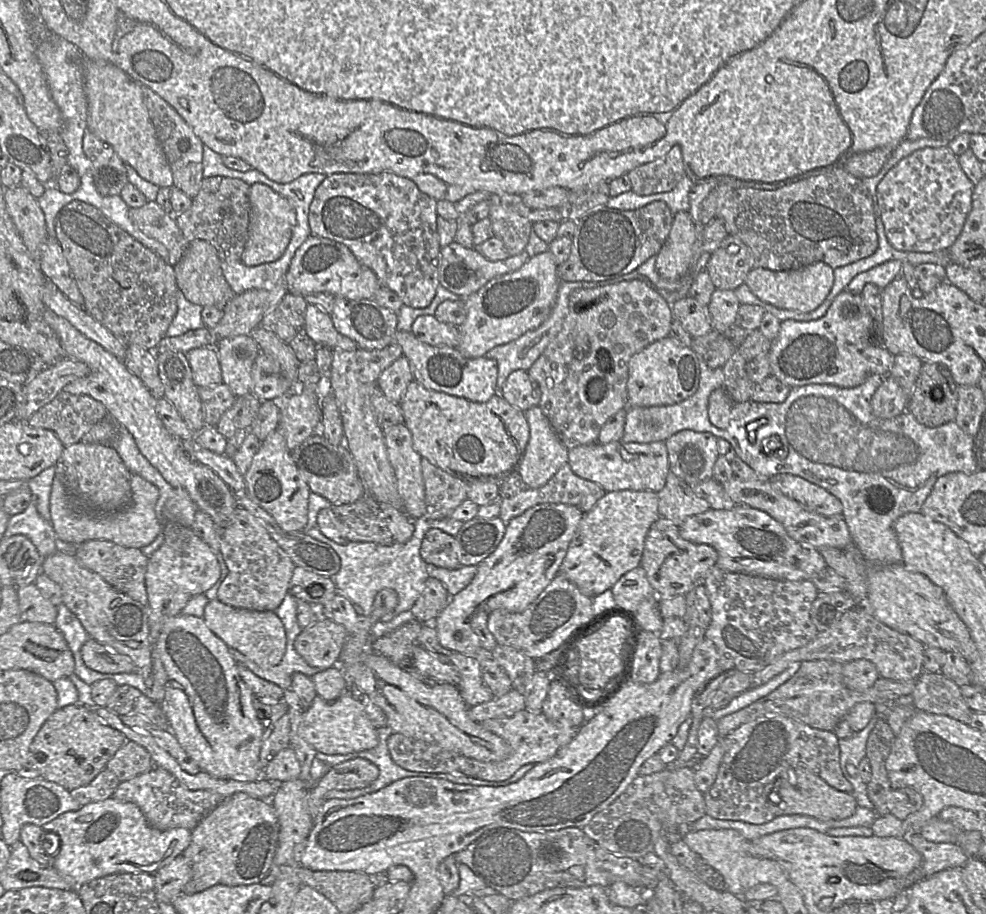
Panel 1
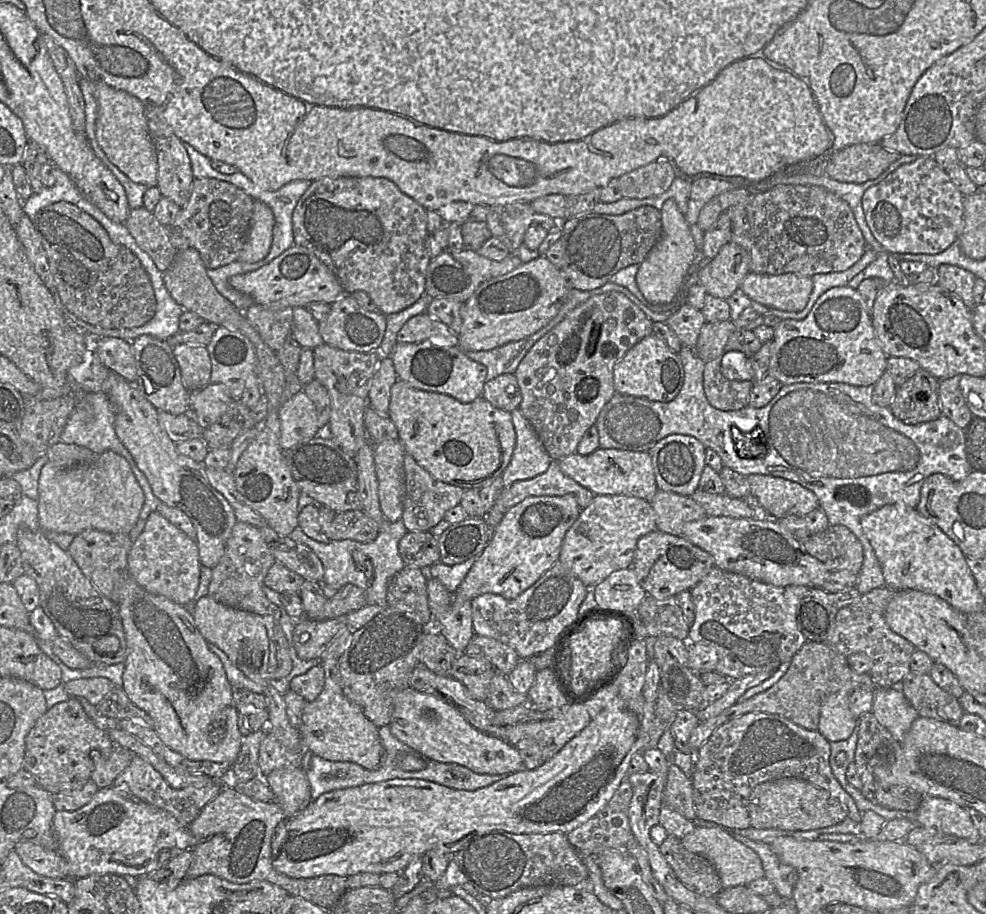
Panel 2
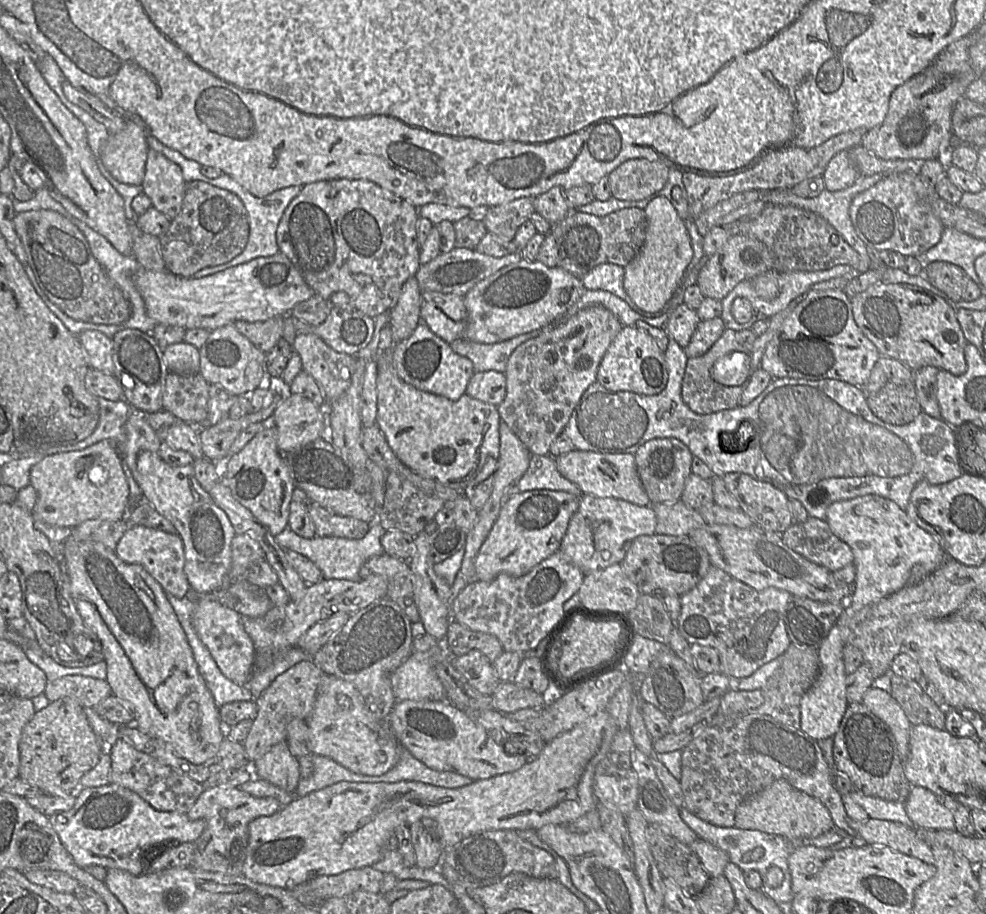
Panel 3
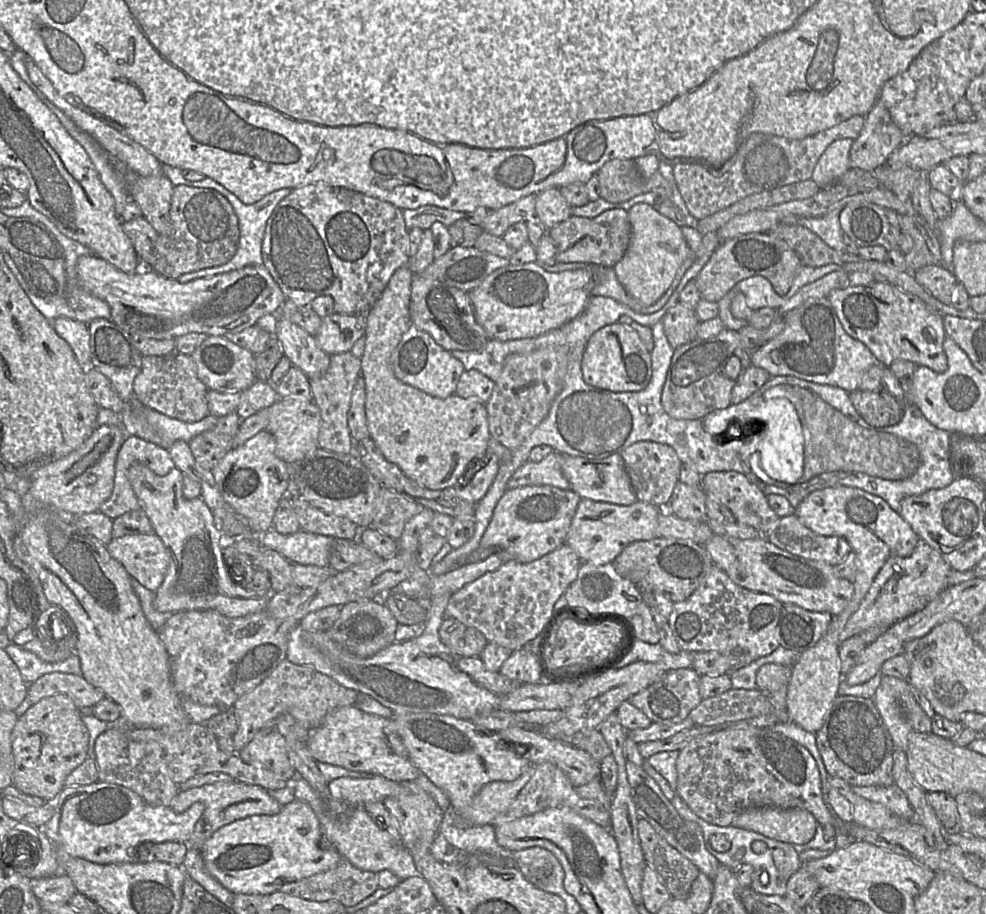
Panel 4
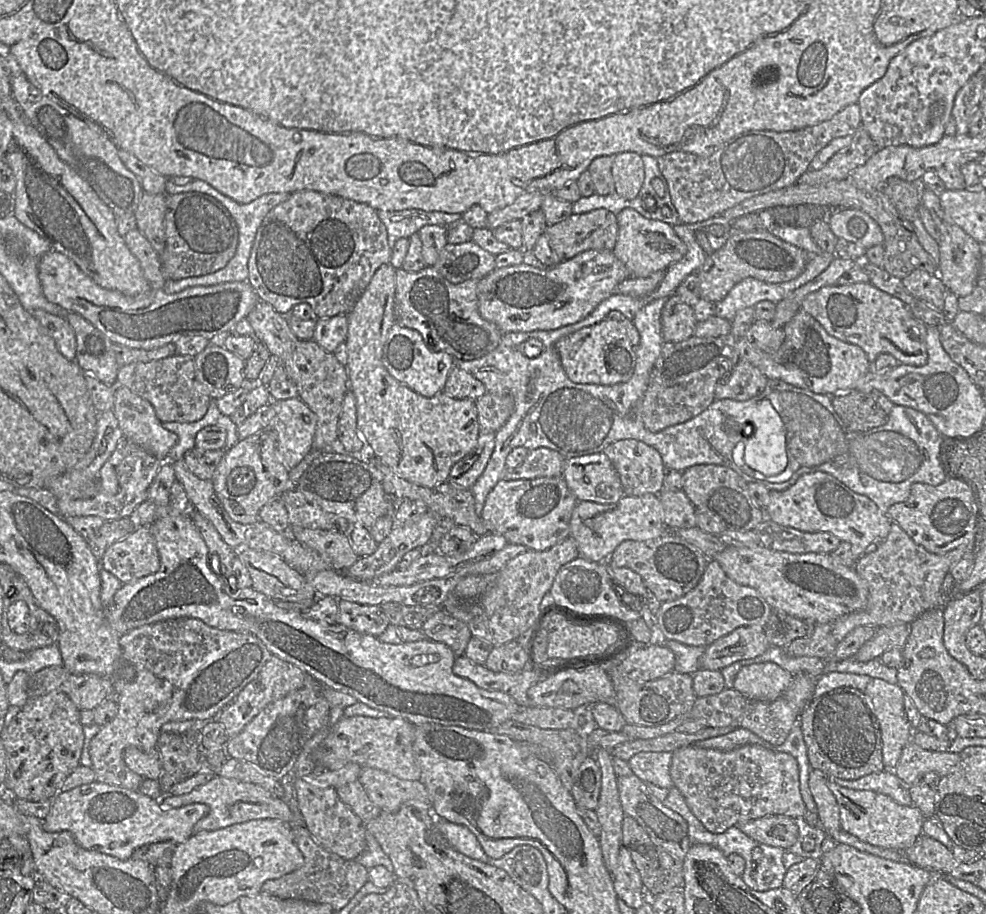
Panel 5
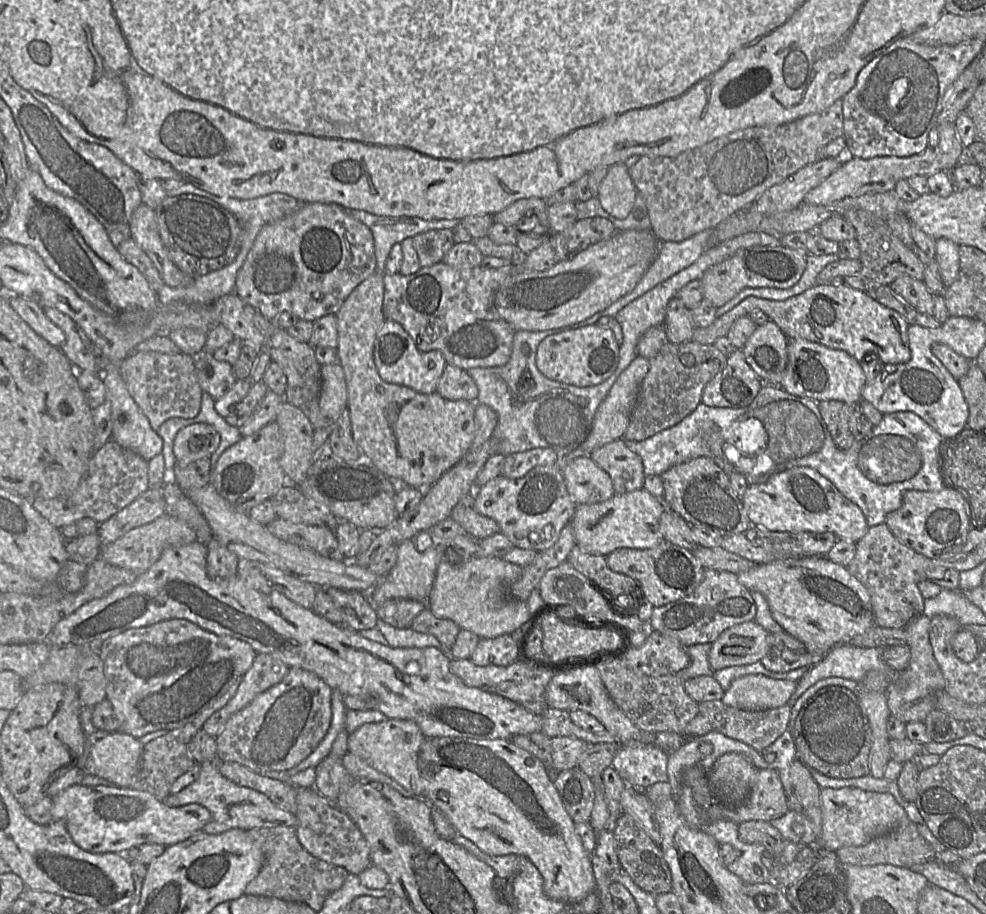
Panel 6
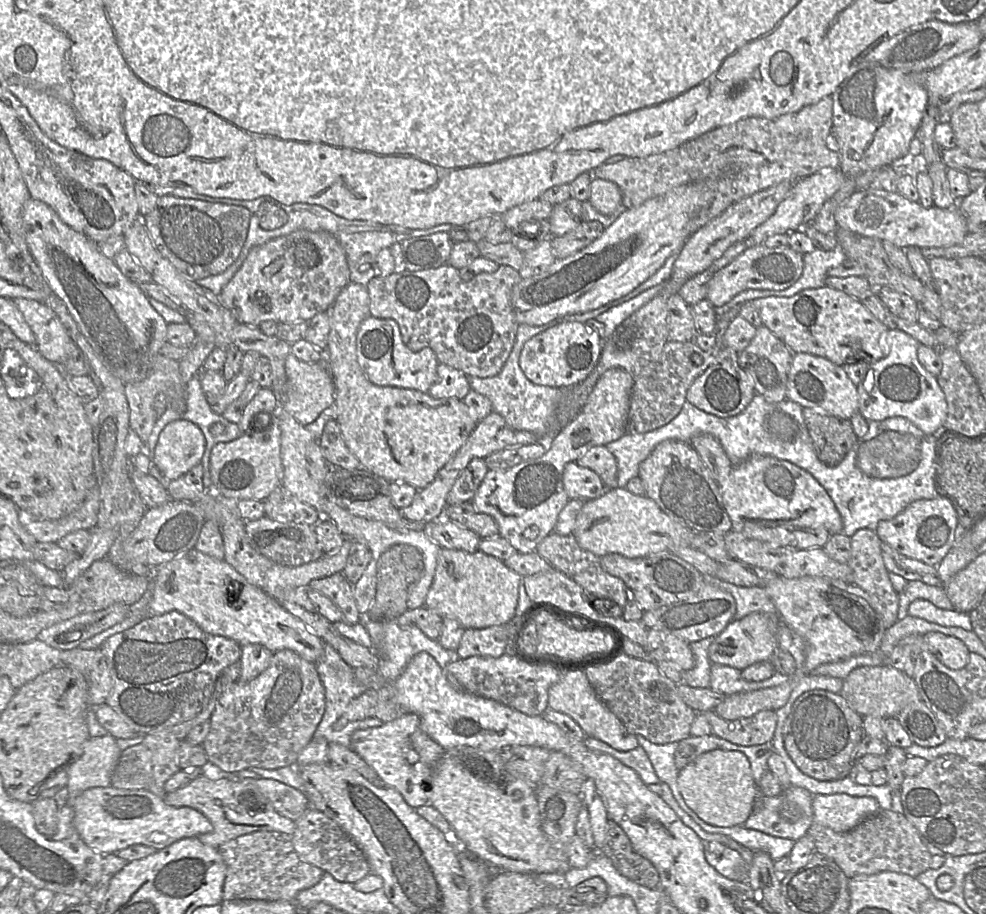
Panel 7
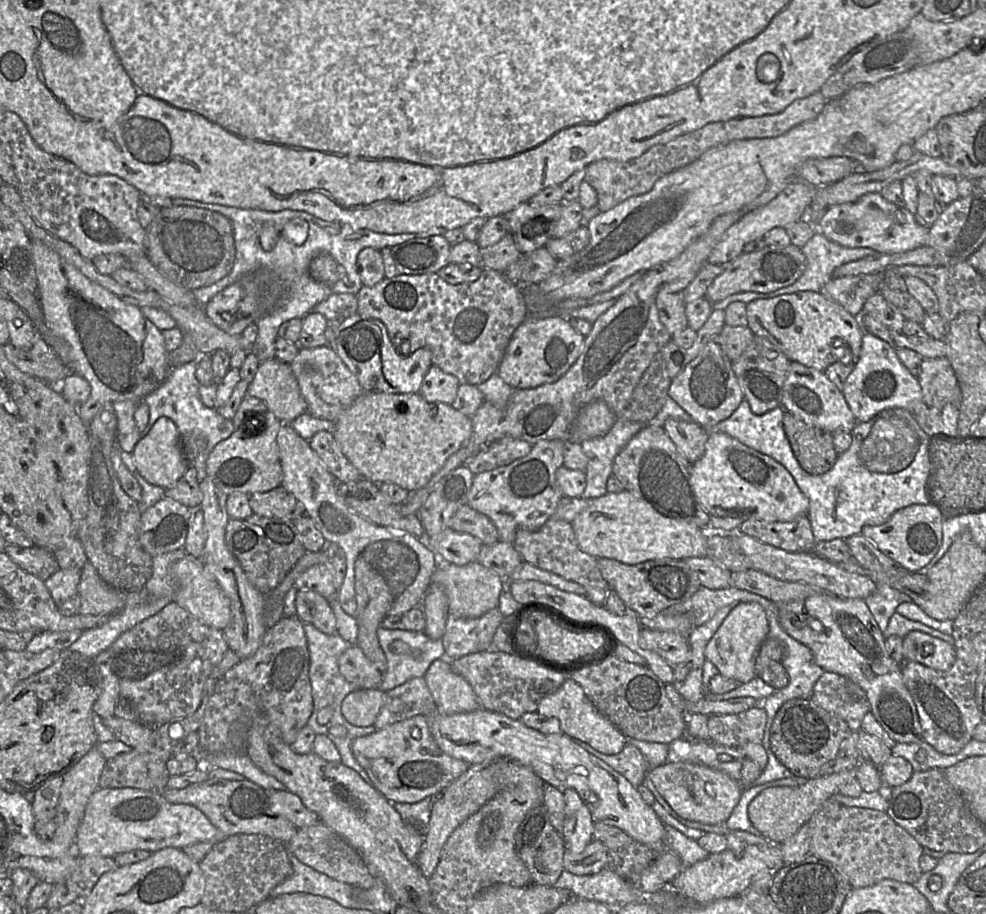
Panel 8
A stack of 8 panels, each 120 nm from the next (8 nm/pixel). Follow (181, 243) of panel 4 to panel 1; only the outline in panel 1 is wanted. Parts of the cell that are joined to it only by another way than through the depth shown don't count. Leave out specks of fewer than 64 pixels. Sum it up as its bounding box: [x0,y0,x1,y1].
[175,176,250,263]

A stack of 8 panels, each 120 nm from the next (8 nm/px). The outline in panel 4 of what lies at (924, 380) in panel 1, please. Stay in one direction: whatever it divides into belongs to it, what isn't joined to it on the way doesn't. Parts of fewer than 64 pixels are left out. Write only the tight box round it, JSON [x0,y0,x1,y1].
[849,389,905,427]

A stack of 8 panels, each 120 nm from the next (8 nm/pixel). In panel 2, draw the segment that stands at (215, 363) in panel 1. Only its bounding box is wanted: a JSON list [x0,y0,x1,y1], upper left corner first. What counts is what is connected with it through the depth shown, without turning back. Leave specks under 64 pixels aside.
[173,344,211,391]

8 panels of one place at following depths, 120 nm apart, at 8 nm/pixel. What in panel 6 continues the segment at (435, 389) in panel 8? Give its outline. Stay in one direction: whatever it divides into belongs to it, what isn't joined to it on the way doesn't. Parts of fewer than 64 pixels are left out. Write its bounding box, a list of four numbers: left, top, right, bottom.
[436,364,478,402]

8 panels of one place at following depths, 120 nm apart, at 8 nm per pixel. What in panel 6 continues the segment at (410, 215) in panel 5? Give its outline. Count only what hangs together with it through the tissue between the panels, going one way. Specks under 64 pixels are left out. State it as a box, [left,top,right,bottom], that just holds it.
[345,209,460,272]

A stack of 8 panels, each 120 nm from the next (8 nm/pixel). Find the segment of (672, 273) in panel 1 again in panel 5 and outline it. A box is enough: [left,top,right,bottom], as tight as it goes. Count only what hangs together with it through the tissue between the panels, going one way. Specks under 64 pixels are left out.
[614,208,687,278]

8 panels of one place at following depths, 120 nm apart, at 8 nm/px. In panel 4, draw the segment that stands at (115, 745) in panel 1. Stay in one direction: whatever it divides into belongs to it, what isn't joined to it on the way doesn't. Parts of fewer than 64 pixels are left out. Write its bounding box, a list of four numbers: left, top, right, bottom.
[12,694,89,801]

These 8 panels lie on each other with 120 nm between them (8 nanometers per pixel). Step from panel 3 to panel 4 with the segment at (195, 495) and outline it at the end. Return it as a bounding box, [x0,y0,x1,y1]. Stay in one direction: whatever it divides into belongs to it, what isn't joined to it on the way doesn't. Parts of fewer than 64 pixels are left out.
[128,463,270,618]

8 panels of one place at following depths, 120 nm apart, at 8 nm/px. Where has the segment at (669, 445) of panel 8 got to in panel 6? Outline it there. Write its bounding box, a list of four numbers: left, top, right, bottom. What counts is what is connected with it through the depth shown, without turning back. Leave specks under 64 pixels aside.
[660,457,751,537]

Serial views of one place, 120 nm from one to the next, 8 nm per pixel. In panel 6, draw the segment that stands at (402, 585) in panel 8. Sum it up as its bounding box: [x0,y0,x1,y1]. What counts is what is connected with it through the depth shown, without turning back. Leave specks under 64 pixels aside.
[377,599,428,628]

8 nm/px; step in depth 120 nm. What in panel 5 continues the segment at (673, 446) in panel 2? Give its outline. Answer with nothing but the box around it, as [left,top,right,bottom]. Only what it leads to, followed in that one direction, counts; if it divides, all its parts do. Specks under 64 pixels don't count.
[602,439,667,496]

